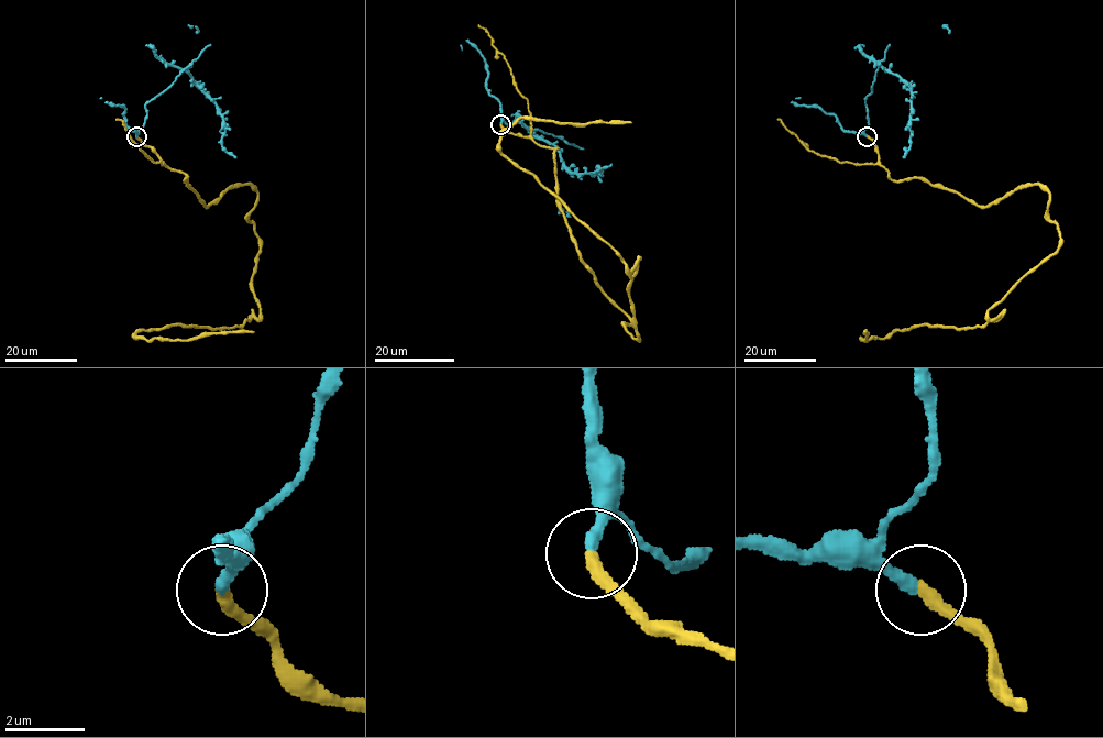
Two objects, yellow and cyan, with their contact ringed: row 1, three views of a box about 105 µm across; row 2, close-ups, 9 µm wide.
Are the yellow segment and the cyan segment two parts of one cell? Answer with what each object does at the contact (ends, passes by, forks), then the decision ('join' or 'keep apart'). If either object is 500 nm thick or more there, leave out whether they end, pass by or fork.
yellow ends; cyan ends; join

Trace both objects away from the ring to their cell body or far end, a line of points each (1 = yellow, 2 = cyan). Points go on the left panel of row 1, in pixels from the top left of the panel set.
1: (136, 136), (208, 207), (228, 188), (257, 191), (260, 319), (135, 339), (253, 332)
2: (136, 136), (146, 103), (187, 67), (184, 69), (216, 105), (224, 130), (222, 147), (235, 157)

